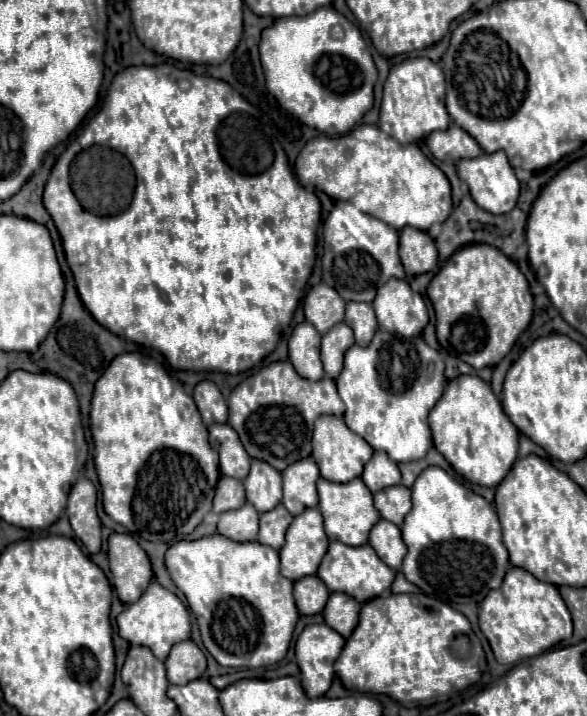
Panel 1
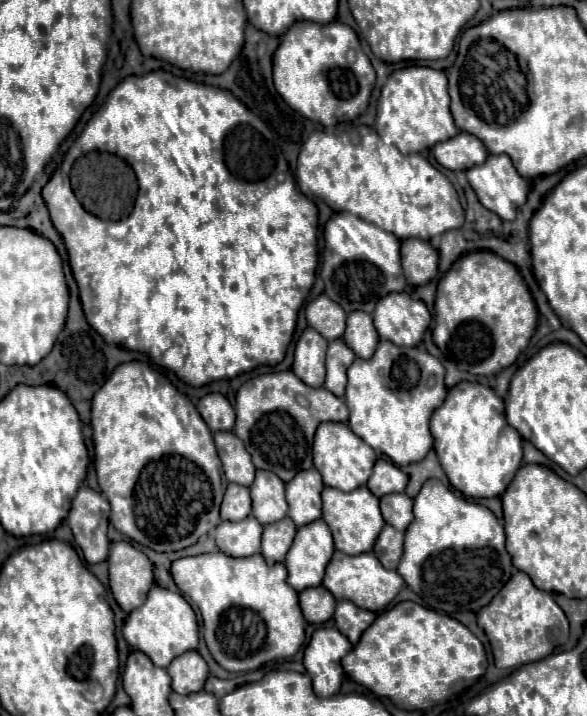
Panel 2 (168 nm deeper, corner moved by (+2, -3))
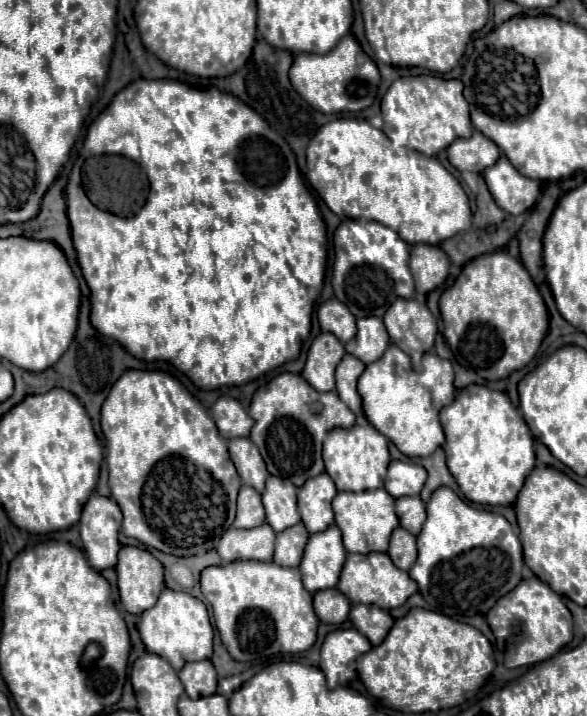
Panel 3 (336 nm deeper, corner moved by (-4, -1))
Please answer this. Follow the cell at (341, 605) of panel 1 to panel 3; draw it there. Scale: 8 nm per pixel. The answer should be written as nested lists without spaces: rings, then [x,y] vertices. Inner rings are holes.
[[[355,604],[349,612],[349,620],[373,646],[377,646],[393,626],[393,618],[389,612],[365,604]]]

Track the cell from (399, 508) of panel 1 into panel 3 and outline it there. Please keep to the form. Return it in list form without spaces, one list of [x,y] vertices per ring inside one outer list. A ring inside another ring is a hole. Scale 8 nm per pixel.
[[[419,496],[397,498],[395,500],[395,512],[397,512],[399,524],[405,530],[409,530],[415,536],[421,532],[421,526],[425,522],[425,504]]]

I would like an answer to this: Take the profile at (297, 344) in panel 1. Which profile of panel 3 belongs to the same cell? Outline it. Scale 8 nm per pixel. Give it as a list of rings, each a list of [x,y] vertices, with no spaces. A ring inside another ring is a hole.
[[[321,332],[309,346],[307,360],[303,366],[303,378],[321,392],[335,388],[335,366],[343,358],[343,344],[329,332]]]

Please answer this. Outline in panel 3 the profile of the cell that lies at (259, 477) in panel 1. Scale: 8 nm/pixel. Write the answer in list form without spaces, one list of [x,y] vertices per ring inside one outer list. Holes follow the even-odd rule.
[[[269,476],[261,496],[267,512],[267,524],[275,532],[295,526],[301,520],[297,512],[297,488],[293,482],[279,476]]]

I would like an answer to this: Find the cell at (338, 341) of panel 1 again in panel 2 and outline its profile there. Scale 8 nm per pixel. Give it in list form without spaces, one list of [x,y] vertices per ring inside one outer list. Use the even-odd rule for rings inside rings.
[[[333,340],[327,350],[327,380],[325,388],[333,392],[335,396],[343,398],[345,396],[345,386],[347,386],[347,368],[353,364],[355,354],[343,340]]]

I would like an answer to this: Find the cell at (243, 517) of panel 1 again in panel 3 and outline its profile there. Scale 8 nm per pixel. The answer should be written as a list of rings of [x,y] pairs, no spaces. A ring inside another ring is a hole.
[[[269,524],[257,528],[239,530],[229,528],[217,546],[217,552],[225,562],[231,560],[271,560],[273,558],[275,532],[269,530]]]

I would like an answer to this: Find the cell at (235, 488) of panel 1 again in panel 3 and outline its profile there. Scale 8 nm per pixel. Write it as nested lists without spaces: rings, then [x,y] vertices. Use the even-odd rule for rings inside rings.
[[[241,486],[237,498],[237,514],[235,514],[235,528],[253,528],[265,522],[265,508],[261,502],[261,494],[251,486]]]

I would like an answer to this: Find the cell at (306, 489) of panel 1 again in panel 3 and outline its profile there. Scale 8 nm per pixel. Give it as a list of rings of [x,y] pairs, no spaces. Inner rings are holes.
[[[321,472],[315,478],[309,478],[297,490],[297,508],[301,520],[305,522],[311,534],[325,530],[325,526],[333,524],[331,500],[337,494],[337,488],[327,472]]]

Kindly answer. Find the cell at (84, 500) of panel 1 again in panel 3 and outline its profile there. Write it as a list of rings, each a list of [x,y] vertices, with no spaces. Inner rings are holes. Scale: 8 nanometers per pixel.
[[[91,494],[79,520],[81,540],[89,564],[95,570],[115,568],[121,548],[117,534],[121,526],[121,508],[113,498]]]

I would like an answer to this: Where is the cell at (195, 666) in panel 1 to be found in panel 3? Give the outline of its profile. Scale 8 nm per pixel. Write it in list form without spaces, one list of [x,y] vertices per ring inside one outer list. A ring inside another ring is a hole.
[[[201,660],[201,662],[187,662],[179,670],[179,678],[185,686],[185,694],[189,698],[201,698],[215,694],[217,688],[217,674],[211,664],[211,660]]]

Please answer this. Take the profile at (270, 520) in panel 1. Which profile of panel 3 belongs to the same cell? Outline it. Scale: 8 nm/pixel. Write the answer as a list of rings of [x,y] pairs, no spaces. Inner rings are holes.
[[[301,522],[291,526],[291,528],[285,528],[283,532],[277,534],[273,560],[279,566],[297,568],[301,562],[301,554],[303,554],[303,548],[307,544],[307,538],[309,538],[309,532],[307,532],[305,524],[301,524]]]

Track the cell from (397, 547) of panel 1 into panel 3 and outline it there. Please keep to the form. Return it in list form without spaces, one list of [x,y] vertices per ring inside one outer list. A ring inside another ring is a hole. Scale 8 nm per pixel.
[[[401,526],[395,528],[393,534],[391,534],[387,554],[389,554],[389,558],[393,558],[395,566],[401,566],[401,570],[409,570],[411,564],[415,562],[415,558],[417,558],[415,536]]]

